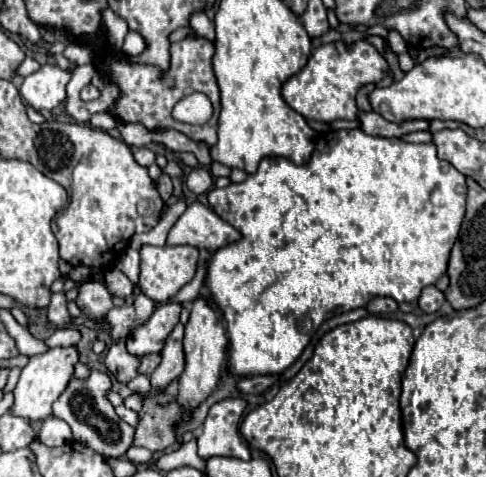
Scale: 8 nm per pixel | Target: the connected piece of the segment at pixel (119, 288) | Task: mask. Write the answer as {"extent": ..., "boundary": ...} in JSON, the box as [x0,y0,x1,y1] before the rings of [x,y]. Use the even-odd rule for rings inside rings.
{"extent":[105,269,133,297],"boundary":[[[111,269],[105,273],[105,281],[107,281],[107,289],[111,295],[117,295],[117,297],[127,297],[131,295],[133,291],[133,283],[127,279],[127,275],[119,269]]]}

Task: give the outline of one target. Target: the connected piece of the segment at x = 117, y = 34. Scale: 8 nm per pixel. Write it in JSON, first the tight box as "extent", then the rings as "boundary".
{"extent":[103,9,129,49],"boundary":[[[105,9],[103,11],[103,27],[105,27],[105,33],[107,33],[109,43],[113,45],[113,49],[121,49],[123,39],[129,31],[127,23],[119,15],[115,15],[111,9]]]}

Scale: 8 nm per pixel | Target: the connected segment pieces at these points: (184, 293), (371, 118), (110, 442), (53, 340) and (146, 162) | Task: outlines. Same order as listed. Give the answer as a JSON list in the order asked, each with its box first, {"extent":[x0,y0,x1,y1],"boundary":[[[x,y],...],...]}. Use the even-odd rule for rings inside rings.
[{"extent":[168,250,210,303],"boundary":[[[199,250],[199,262],[195,277],[168,302],[184,303],[193,301],[197,298],[203,287],[203,283],[207,275],[207,267],[205,267],[205,263],[207,262],[207,259],[209,259],[209,257],[210,253],[207,250]]]},{"extent":[359,111,429,137],"boundary":[[[361,111],[359,113],[359,123],[361,129],[367,135],[383,135],[383,137],[401,137],[413,131],[425,131],[429,129],[429,121],[403,121],[403,123],[391,123],[387,119],[383,119],[379,113],[375,111]]]},{"extent":[53,369,135,457],"boundary":[[[91,369],[87,379],[71,377],[67,389],[53,403],[53,415],[63,419],[71,427],[75,441],[85,443],[103,457],[123,457],[125,451],[133,445],[135,429],[117,417],[115,407],[107,399],[109,391],[111,391],[111,379],[107,373],[99,369]]]},{"extent":[47,329,81,347],"boundary":[[[59,329],[47,339],[47,345],[49,347],[57,347],[57,345],[67,347],[67,345],[75,345],[79,339],[81,339],[79,331],[75,331],[75,329]]]},{"extent":[133,147,155,167],"boundary":[[[145,147],[135,149],[133,157],[135,157],[135,161],[137,161],[139,165],[143,165],[143,167],[149,167],[151,163],[155,163],[155,153],[153,153],[151,149],[145,149]]]}]

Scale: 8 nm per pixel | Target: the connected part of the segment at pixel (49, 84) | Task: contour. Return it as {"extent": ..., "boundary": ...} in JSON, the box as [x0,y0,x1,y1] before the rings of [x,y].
{"extent":[19,65,71,111],"boundary":[[[43,65],[23,79],[19,93],[33,109],[51,111],[65,101],[65,87],[69,77],[71,75],[57,65]]]}

